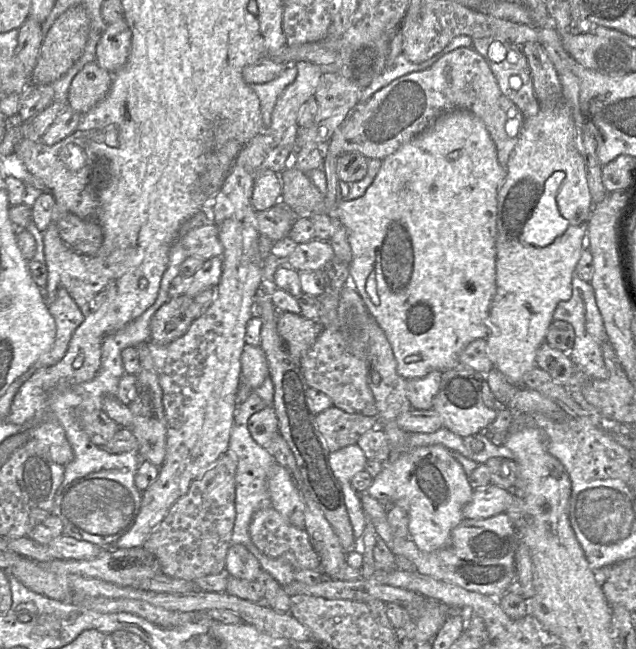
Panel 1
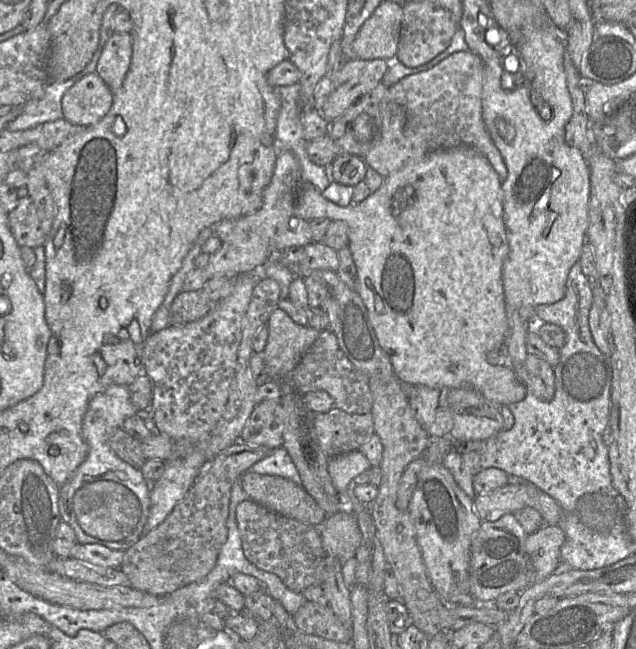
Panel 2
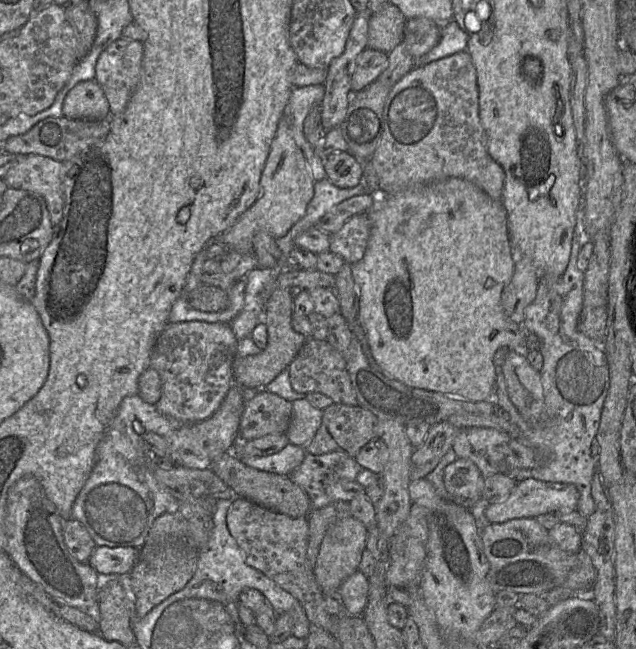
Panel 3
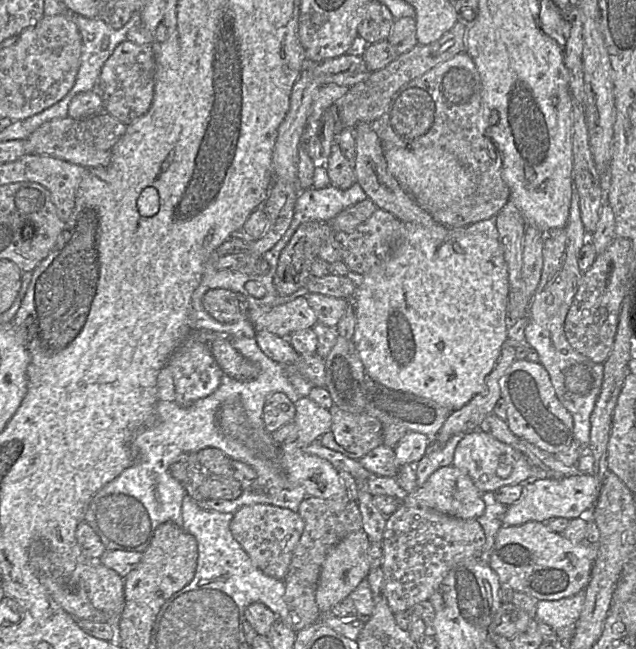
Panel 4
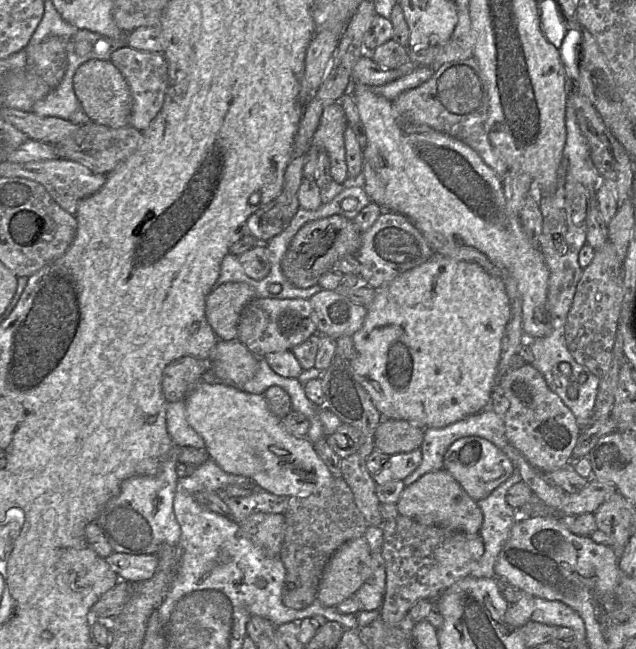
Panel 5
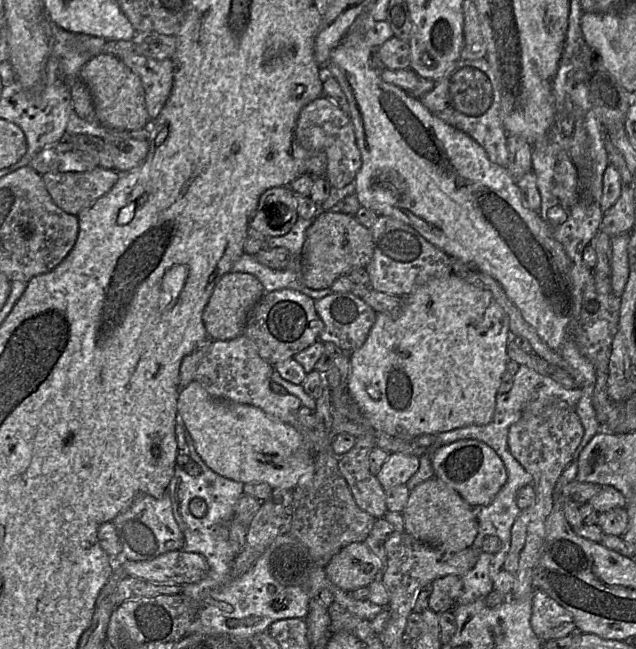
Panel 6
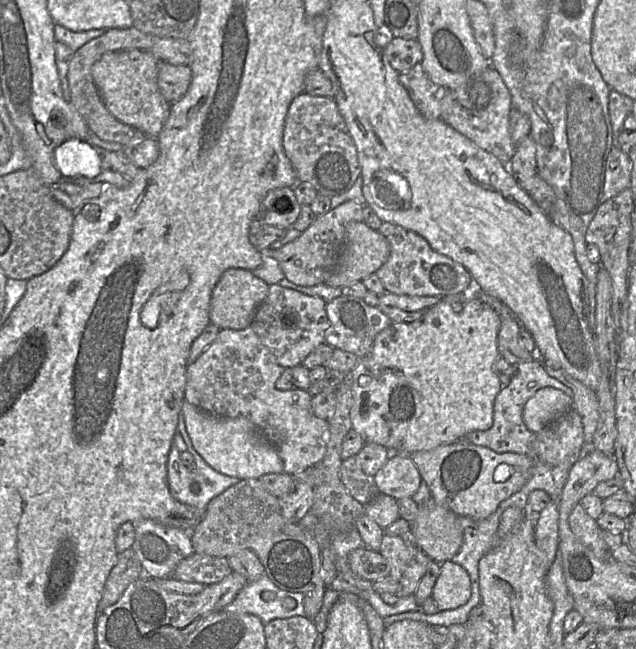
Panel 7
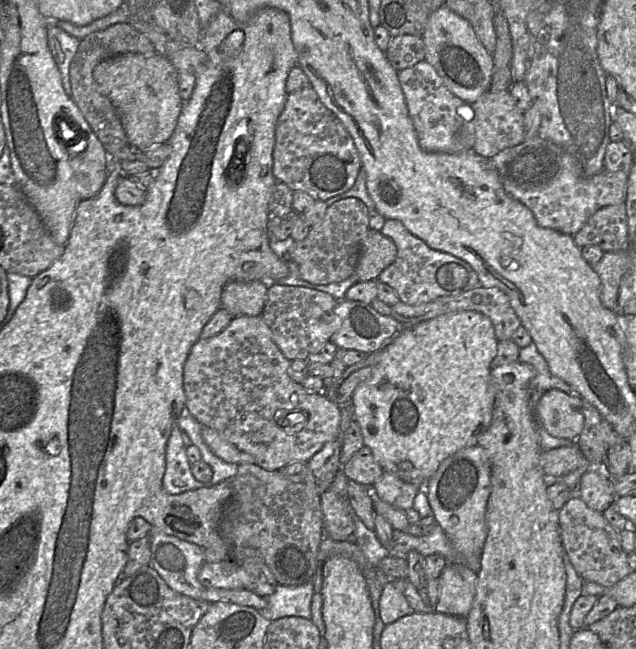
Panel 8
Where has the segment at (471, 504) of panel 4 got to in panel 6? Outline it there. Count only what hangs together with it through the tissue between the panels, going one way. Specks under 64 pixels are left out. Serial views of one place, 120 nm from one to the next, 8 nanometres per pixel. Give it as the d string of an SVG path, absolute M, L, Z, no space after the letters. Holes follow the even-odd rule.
M436 477L409 492L402 517L407 534L446 553L457 553L471 547L478 533L478 523L472 507L455 490Z

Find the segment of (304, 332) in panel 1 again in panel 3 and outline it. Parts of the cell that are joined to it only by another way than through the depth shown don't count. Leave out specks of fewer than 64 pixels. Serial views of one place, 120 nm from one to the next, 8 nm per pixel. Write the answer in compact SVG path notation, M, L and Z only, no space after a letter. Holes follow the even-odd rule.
M278 288L270 295L265 304L263 322L267 326L267 346L257 355L236 356L233 361L233 384L246 389L263 387L274 380L286 369L301 350L308 338L294 330L292 326L293 296L291 288Z

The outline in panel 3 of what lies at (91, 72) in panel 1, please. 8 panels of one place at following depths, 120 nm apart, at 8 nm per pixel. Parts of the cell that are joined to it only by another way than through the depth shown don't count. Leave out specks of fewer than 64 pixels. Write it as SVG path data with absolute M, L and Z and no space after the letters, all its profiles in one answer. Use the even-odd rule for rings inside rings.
M95 80L75 85L64 100L63 116L79 120L109 119L109 103L101 86Z

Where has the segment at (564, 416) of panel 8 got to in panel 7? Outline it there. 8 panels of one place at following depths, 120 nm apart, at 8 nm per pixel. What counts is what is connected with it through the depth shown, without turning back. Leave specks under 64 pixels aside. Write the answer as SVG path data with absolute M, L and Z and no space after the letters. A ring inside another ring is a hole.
M546 387L538 390L528 400L524 407L523 420L529 430L538 433L572 408L572 398L561 390Z

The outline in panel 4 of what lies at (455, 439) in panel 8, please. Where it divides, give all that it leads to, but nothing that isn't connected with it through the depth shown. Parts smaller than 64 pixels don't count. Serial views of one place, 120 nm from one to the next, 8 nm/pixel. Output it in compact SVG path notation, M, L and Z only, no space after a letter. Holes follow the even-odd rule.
M494 219L471 224L467 227L422 227L405 223L404 236L390 257L374 267L368 274L356 278L358 285L350 300L355 305L356 323L353 341L365 372L374 381L387 388L427 398L457 411L467 405L486 386L486 380L494 369L502 346L508 338L508 297L510 291L508 266L500 245Z

